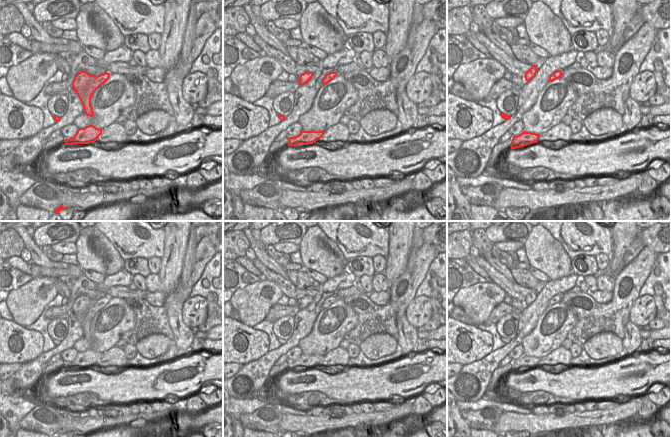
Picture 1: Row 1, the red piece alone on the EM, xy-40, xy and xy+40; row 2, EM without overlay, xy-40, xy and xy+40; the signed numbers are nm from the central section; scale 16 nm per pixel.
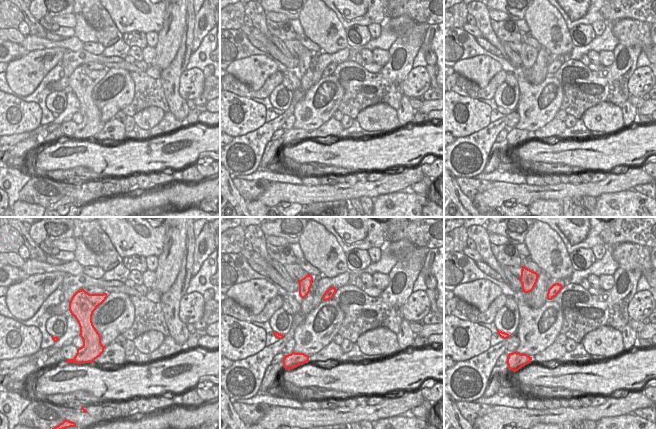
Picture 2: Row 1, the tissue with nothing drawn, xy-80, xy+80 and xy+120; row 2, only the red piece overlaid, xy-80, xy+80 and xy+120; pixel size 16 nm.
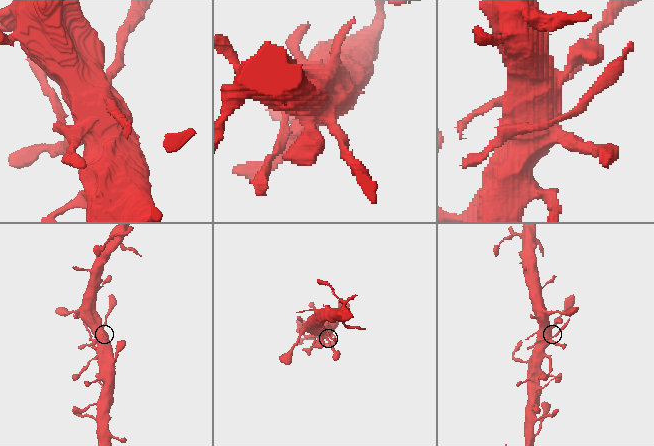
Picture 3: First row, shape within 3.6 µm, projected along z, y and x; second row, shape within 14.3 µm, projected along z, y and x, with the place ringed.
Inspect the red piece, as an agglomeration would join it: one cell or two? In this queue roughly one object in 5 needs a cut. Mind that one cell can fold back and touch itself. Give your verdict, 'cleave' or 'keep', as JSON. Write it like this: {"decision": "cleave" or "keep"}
{"decision": "keep"}

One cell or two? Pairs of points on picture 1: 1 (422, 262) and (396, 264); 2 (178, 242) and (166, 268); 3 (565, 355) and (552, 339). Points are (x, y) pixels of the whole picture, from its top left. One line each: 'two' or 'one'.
1: two
2: one
3: two

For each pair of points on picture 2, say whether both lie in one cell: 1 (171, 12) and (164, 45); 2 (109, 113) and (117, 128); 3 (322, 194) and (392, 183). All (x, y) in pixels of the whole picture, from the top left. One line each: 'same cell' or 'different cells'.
1: same cell
2: different cells
3: same cell

